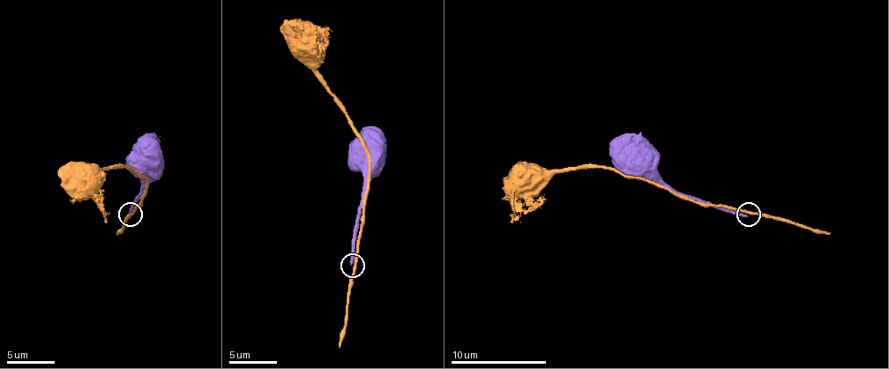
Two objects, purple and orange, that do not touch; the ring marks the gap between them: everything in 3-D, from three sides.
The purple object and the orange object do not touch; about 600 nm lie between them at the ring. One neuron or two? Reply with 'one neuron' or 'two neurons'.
two neurons

